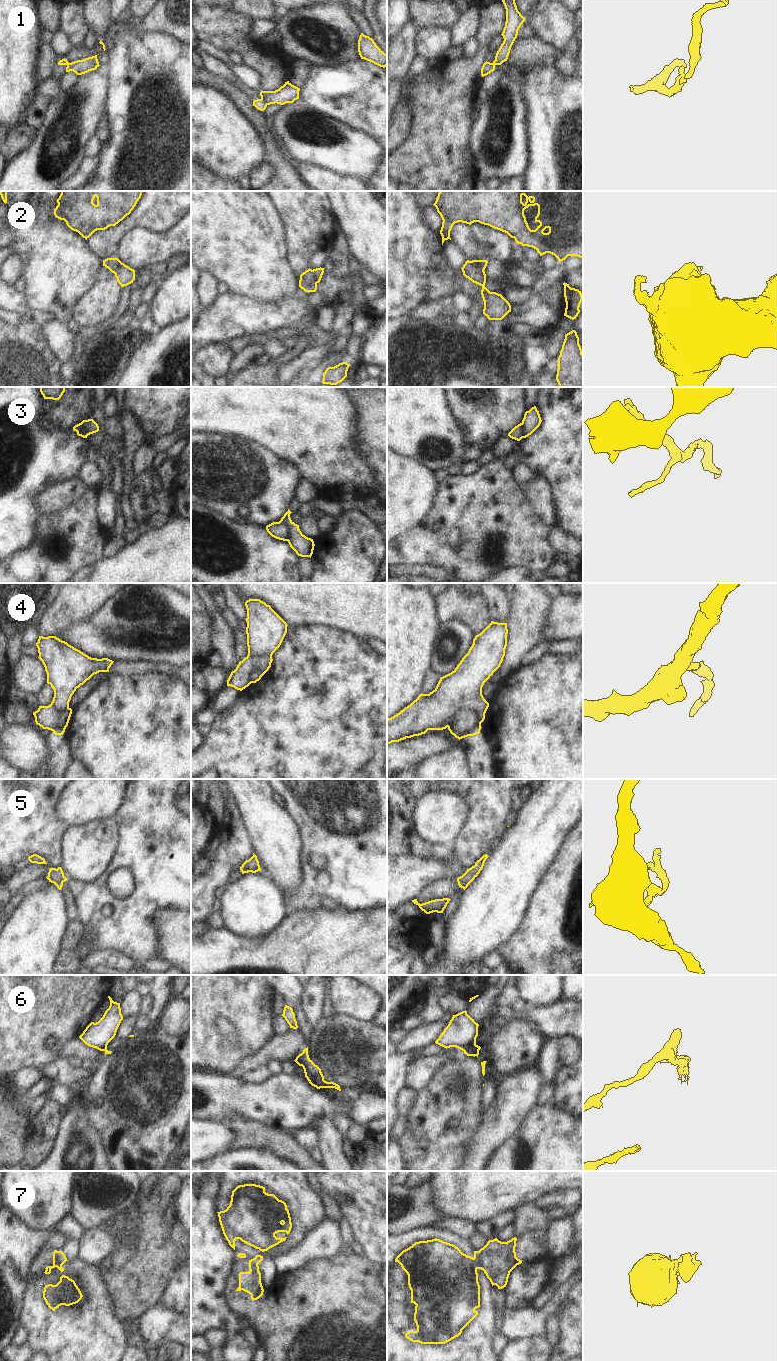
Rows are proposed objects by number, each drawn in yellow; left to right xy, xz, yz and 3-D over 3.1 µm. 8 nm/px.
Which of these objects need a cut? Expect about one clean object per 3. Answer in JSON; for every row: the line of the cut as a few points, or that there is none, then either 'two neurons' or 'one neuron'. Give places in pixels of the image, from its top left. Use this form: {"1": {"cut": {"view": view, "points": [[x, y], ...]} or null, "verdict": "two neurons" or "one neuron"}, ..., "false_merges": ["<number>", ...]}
{"1": {"cut": {"view": "xz", "points": [[261, 98], [268, 104]]}, "verdict": "two neurons"}, "2": {"cut": {"view": "yz", "points": [[470, 261], [476, 262], [484, 269]]}, "verdict": "two neurons"}, "3": {"cut": {"view": "xz", "points": [[279, 521], [287, 528], [288, 540]]}, "verdict": "two neurons"}, "4": {"cut": {"view": "yz", "points": [[484, 714], [478, 714], [470, 708], [462, 708], [447, 726]]}, "verdict": "two neurons"}, "5": {"cut": null, "verdict": "one neuron"}, "6": {"cut": {"view": "yz", "points": [[475, 1044], [464, 1051]]}, "verdict": "two neurons"}, "7": {"cut": {"view": "yz", "points": [[477, 1251], [479, 1264], [482, 1269]]}, "verdict": "two neurons"}, "false_merges": ["1", "2", "3", "4", "6", "7"]}

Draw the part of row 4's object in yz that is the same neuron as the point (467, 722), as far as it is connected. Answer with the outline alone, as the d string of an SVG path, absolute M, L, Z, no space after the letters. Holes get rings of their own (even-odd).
M464 708L460 710L448 730L459 740L468 736L474 736L480 733L481 723L484 721L485 715L479 715L471 708Z

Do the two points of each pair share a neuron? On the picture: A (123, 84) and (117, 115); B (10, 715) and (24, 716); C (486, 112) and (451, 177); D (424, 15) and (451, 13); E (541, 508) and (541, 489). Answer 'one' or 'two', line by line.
A: one
B: one
C: two
D: one
E: one

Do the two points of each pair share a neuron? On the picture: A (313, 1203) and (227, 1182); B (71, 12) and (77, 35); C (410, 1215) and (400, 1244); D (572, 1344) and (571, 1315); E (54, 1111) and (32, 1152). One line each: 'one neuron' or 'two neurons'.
A: one neuron
B: one neuron
C: two neurons
D: one neuron
E: one neuron

